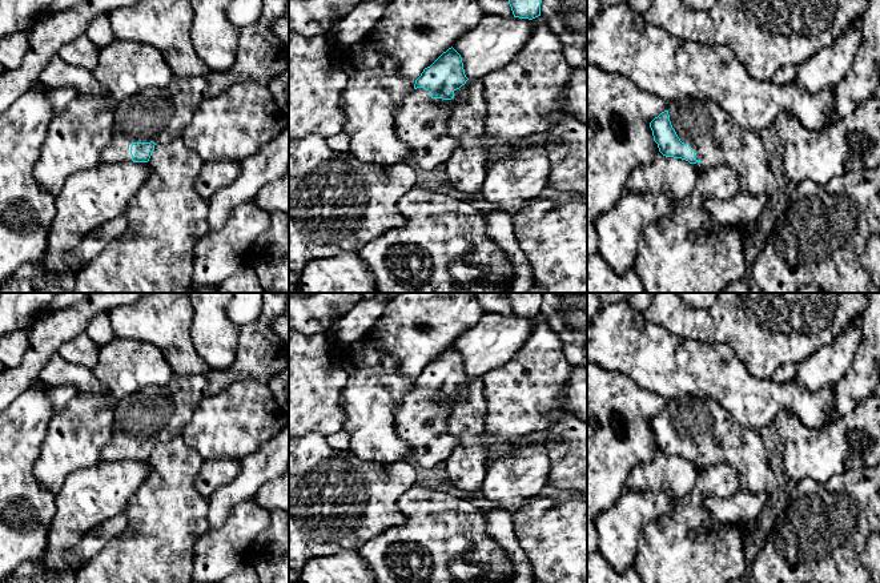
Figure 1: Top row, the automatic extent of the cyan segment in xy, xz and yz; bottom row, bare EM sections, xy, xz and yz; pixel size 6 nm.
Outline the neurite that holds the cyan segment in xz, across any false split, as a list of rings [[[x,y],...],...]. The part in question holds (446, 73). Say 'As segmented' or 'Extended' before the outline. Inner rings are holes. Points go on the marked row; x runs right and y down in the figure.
Extended. [[[451,47],[415,80],[414,89],[406,95],[395,113],[395,129],[402,141],[413,150],[411,162],[422,170],[445,165],[458,141],[447,132],[449,118],[454,108],[454,92],[466,84],[461,55]]]

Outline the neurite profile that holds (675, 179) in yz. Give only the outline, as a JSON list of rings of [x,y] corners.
[[[659,153],[655,162],[639,165],[631,172],[626,192],[662,194],[671,201],[686,200],[695,189],[698,172],[696,166],[686,160]]]

